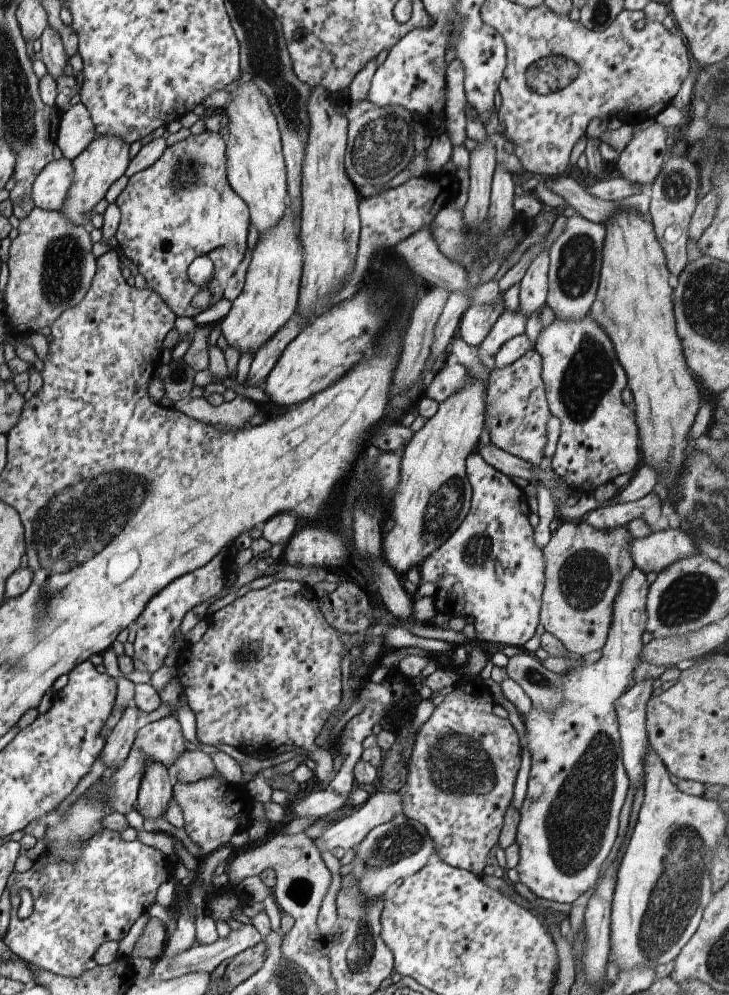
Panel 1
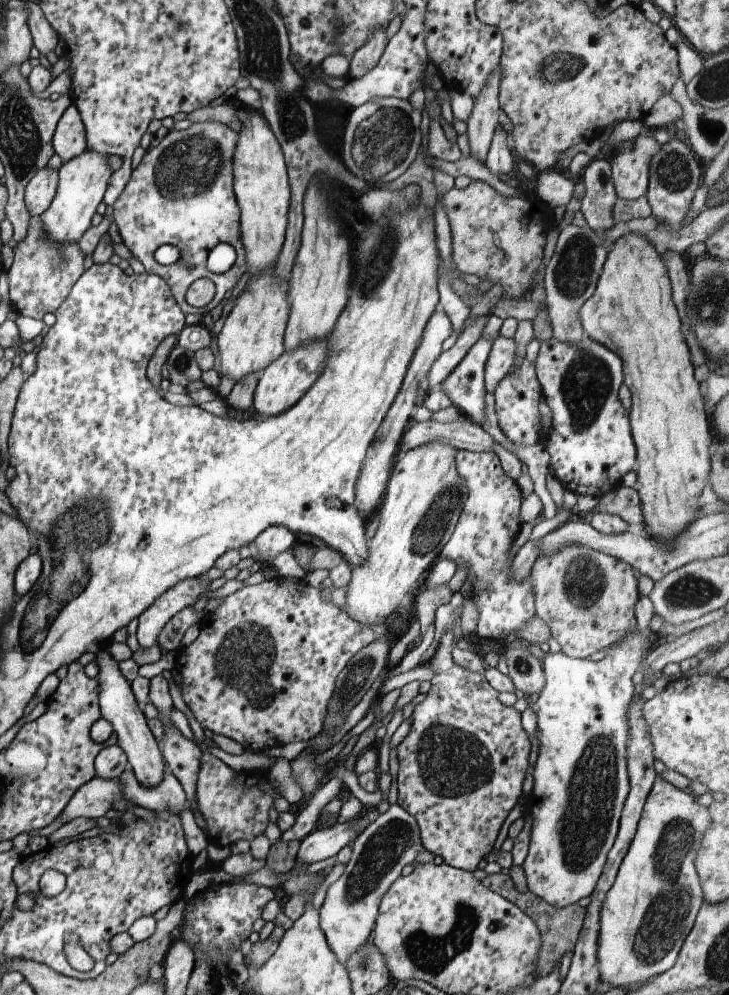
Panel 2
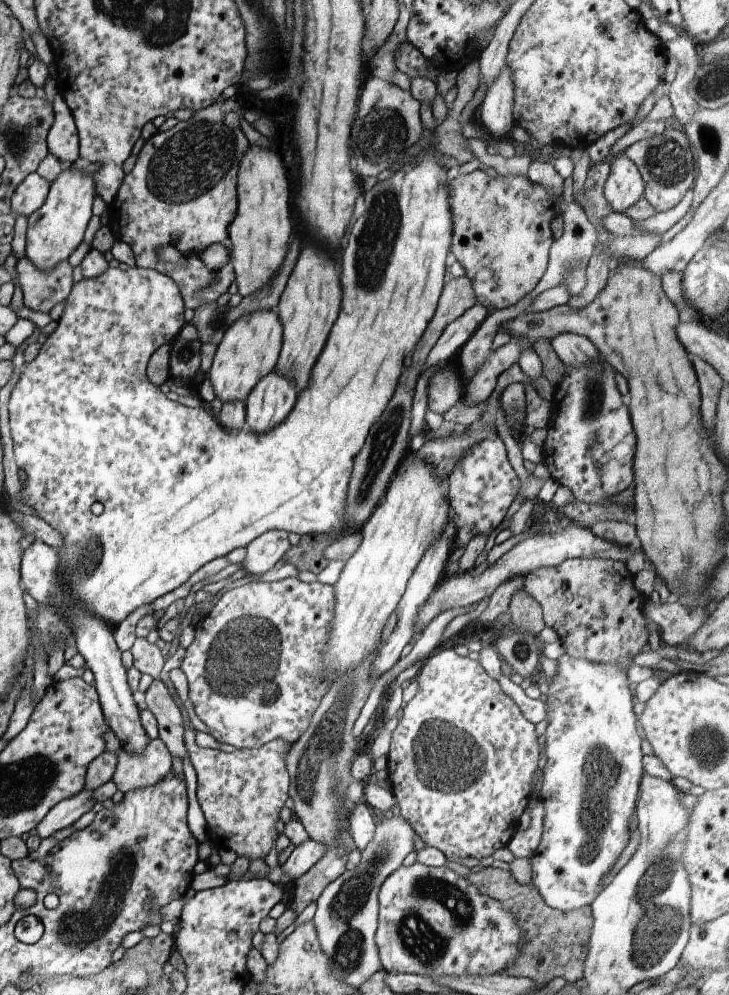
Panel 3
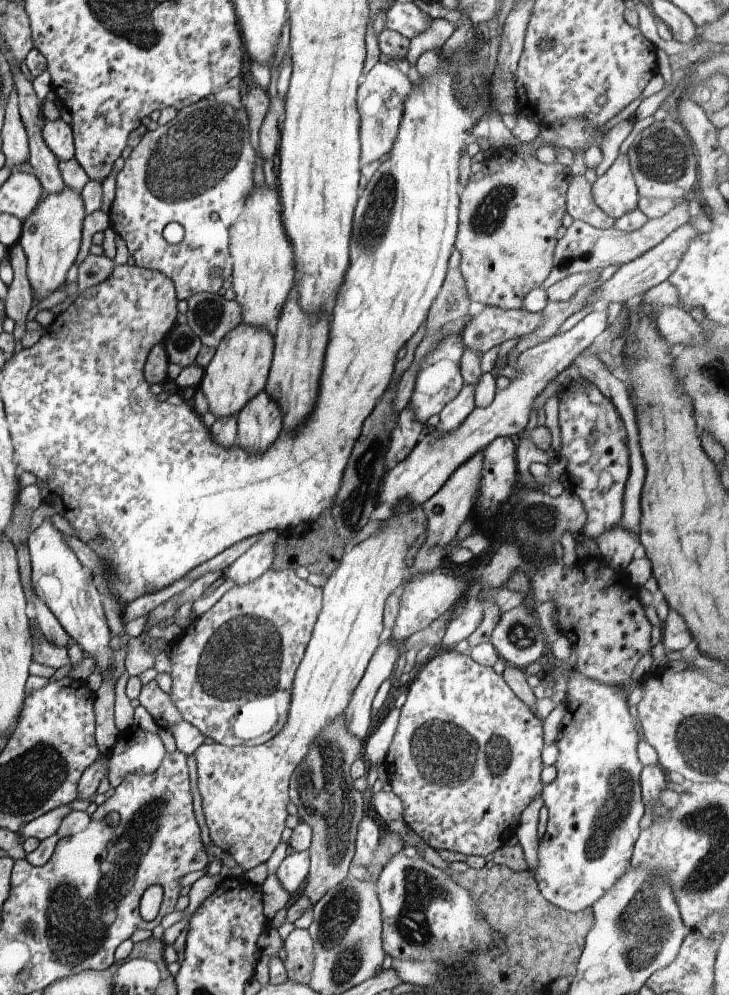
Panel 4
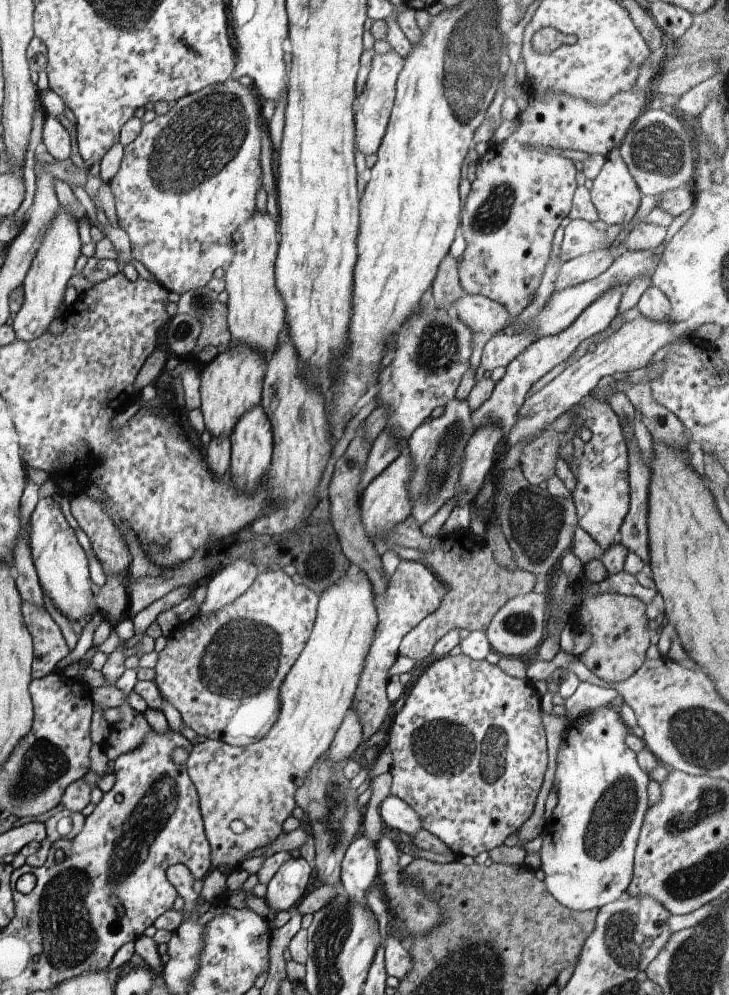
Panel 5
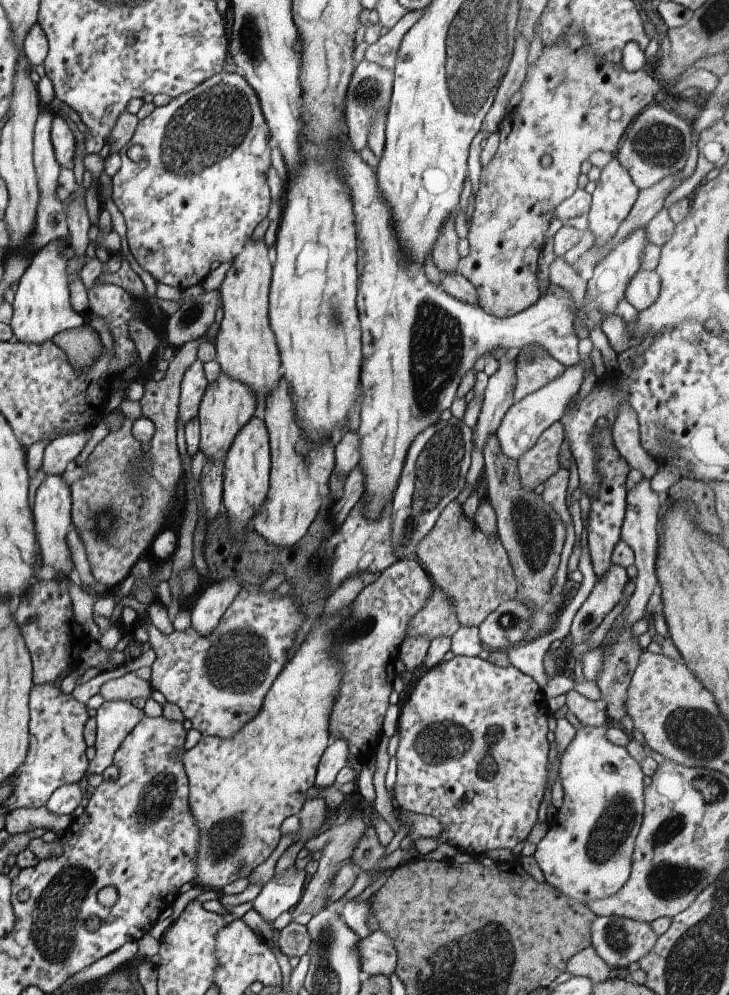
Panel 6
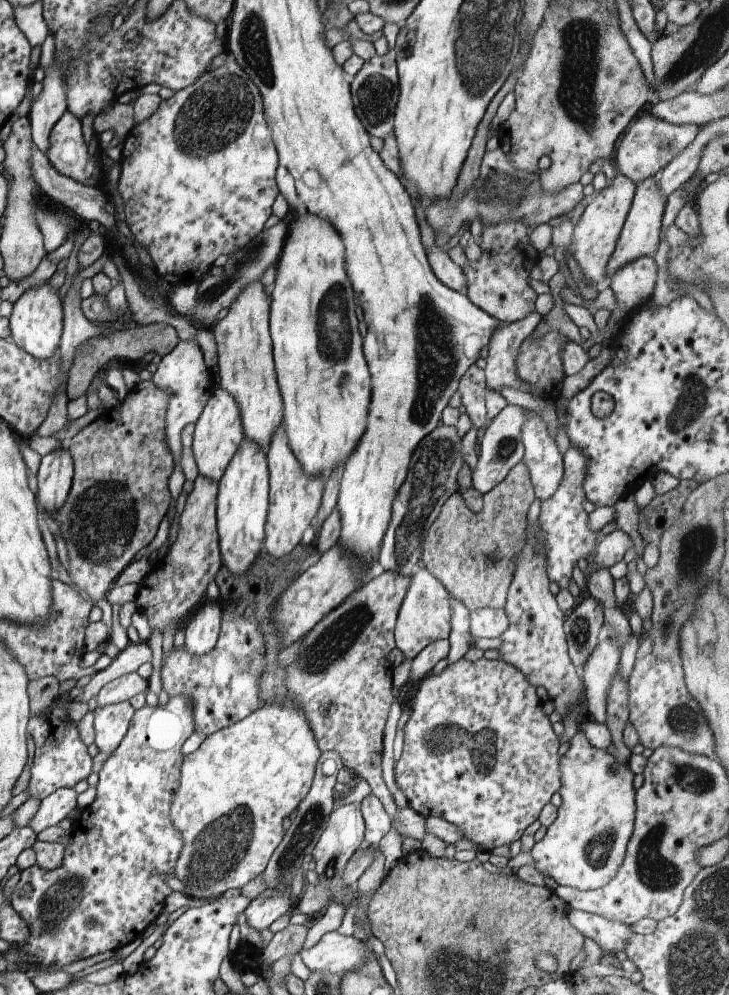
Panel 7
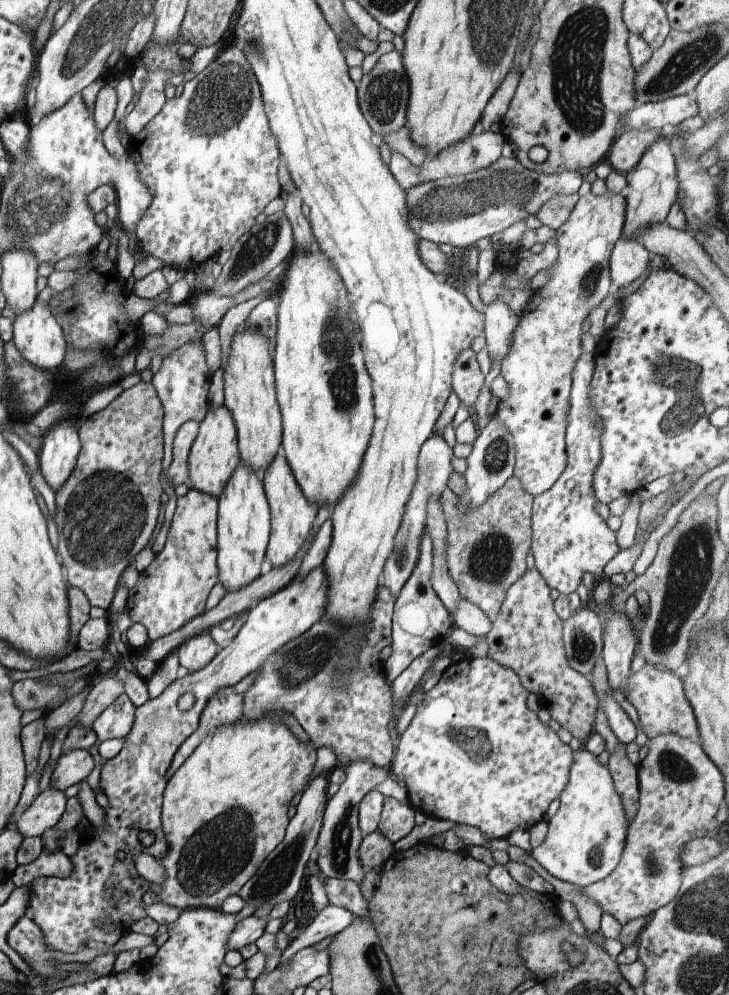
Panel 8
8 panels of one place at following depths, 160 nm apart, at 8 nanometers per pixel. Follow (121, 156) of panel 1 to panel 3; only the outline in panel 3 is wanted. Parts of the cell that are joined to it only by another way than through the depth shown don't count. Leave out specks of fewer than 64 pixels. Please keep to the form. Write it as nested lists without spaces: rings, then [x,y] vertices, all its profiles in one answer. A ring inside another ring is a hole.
[[[67,165],[51,182],[44,204],[27,217],[25,254],[39,269],[53,269],[56,264],[68,259],[83,242],[84,231],[93,215],[92,202],[97,195],[95,186],[92,174]]]

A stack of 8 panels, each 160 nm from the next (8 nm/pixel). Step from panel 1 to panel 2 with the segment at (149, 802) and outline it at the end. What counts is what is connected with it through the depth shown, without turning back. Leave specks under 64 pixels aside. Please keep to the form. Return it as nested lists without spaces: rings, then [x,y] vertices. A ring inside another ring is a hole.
[[[107,644],[94,647],[96,659],[100,666],[97,679],[99,680],[99,705],[101,716],[113,726],[116,744],[124,750],[129,762],[129,767],[133,770],[141,787],[151,789],[158,786],[167,770],[160,744],[150,732],[147,718],[140,710],[135,699],[131,683],[129,683],[121,673],[116,661],[107,652]]]

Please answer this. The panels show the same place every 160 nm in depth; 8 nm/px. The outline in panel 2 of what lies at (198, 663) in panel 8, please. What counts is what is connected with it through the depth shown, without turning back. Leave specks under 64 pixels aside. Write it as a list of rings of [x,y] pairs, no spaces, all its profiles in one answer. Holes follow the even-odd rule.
[[[274,525],[261,532],[253,541],[261,554],[260,562],[263,566],[269,567],[271,558],[287,551],[296,540],[301,540],[301,538],[289,528]]]

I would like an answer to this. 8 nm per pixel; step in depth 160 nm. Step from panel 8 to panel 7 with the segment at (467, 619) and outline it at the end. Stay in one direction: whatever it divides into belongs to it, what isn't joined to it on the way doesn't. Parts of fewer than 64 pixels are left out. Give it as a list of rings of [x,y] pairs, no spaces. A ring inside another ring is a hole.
[[[483,607],[469,612],[470,634],[473,638],[492,639],[508,628],[504,609]]]

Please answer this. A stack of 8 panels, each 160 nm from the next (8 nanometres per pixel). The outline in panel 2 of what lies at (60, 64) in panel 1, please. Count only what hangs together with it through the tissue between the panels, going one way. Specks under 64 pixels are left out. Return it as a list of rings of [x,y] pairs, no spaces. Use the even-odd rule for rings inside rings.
[[[26,2],[26,4],[29,8],[28,24],[33,36],[33,46],[38,49],[39,54],[46,57],[56,48],[59,34],[44,16],[41,6],[33,2]]]

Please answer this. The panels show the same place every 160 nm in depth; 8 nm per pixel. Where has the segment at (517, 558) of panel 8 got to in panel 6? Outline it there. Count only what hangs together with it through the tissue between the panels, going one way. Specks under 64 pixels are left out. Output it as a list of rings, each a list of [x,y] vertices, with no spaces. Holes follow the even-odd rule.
[[[560,421],[547,427],[528,452],[518,458],[520,484],[524,490],[533,491],[559,470],[559,449],[565,440]],[[452,500],[438,518],[434,529],[420,542],[416,548],[416,560],[431,578],[433,585],[440,586],[442,592],[448,596],[452,610],[457,612],[458,621],[461,625],[478,627],[493,612],[510,600],[516,599],[518,580],[509,562],[498,536],[486,536],[484,532],[476,528],[475,521],[464,513],[463,505],[458,500]]]

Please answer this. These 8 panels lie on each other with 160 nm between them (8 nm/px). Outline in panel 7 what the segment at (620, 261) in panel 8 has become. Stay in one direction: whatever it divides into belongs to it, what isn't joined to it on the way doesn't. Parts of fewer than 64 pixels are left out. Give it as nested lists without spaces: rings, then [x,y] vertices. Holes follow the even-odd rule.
[[[640,256],[614,272],[610,280],[612,291],[616,294],[617,308],[610,314],[605,328],[598,329],[585,341],[582,345],[583,352],[589,354],[593,345],[601,344],[606,338],[612,338],[615,327],[623,323],[628,312],[634,311],[653,298],[656,278],[656,264],[654,259],[648,256]],[[600,331],[603,331],[602,335]]]

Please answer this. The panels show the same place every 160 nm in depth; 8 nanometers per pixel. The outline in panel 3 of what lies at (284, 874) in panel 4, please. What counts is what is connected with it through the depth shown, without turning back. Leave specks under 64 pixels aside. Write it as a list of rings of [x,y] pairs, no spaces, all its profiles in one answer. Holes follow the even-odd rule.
[[[312,838],[294,847],[292,854],[283,864],[282,868],[293,880],[302,876],[309,868],[312,868],[327,853],[327,844]]]

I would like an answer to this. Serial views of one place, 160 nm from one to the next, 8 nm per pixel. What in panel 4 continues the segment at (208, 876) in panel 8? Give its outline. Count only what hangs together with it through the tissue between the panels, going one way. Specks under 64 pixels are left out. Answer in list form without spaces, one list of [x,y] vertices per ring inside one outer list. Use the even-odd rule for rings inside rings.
[[[402,503],[399,509],[392,509],[393,516],[385,520],[386,525],[380,534],[373,535],[347,549],[336,570],[327,578],[323,586],[323,607],[314,625],[305,655],[299,664],[291,692],[291,705],[284,728],[268,742],[257,747],[227,747],[220,743],[202,744],[193,753],[196,760],[197,783],[202,798],[202,810],[209,830],[211,842],[220,846],[244,870],[267,862],[280,834],[285,828],[286,806],[291,802],[289,780],[297,766],[304,760],[316,736],[338,715],[344,714],[352,693],[358,686],[374,651],[386,636],[383,627],[385,600],[394,592],[399,592],[407,575],[406,556],[419,536],[427,531],[427,524],[414,518],[413,509]]]

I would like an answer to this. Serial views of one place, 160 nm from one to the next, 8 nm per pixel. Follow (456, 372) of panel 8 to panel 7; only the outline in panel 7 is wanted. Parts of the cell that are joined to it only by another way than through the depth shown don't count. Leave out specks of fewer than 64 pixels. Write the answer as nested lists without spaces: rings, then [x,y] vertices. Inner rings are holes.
[[[475,362],[470,364],[470,368],[464,372],[460,378],[458,392],[461,396],[461,404],[466,408],[466,415],[470,418],[473,427],[476,429],[486,426],[485,406],[486,380],[483,370],[476,366]]]

